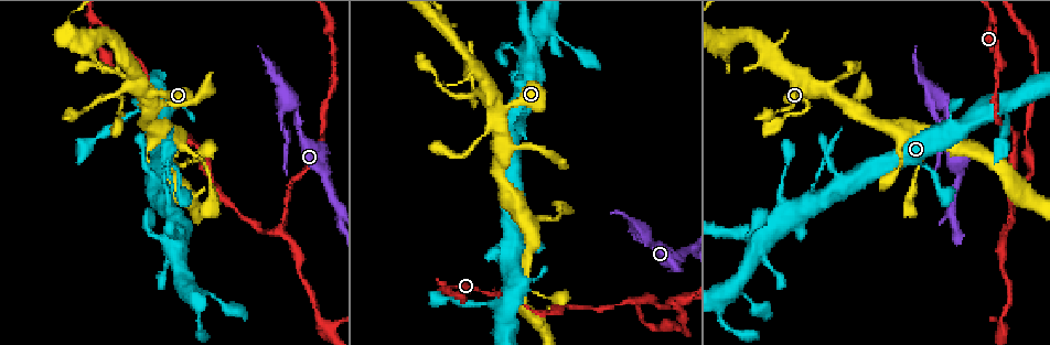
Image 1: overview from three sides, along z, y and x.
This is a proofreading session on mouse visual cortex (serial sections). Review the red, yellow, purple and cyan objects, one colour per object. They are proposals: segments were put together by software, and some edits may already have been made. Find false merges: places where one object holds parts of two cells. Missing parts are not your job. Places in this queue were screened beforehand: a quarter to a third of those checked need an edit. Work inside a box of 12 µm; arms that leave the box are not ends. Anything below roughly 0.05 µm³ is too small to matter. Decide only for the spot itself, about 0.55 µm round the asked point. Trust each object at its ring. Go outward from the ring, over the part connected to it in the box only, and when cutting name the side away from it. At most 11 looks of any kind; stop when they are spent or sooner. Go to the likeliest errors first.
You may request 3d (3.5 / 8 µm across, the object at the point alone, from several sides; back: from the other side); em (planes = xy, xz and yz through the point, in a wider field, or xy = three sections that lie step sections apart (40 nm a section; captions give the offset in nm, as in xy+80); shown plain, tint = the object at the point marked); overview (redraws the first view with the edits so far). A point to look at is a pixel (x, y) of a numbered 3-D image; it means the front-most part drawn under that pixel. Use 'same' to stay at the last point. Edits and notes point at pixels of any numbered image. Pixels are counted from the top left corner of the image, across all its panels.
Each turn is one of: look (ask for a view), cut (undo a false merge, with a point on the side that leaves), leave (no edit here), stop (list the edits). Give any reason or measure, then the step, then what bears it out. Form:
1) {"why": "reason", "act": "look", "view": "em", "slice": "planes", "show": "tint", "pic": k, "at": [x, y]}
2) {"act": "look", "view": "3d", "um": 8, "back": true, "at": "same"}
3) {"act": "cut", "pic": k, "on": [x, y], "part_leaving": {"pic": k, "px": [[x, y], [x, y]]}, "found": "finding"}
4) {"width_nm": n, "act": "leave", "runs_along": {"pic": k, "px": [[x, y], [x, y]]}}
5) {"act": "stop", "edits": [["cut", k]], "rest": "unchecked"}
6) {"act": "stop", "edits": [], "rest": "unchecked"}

{"act": "look", "view": "3d", "um": 3.5, "back": true, "pic": 1, "at": [278, 232]}

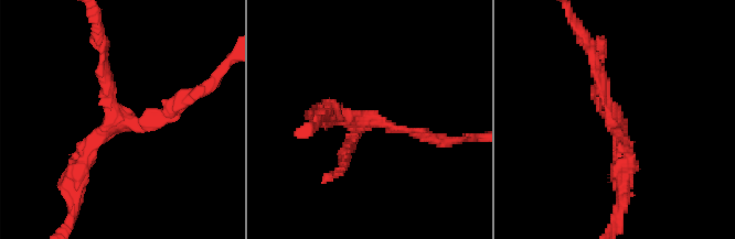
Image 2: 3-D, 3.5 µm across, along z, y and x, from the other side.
{"arms": 3, "arm_widths_nm": [150, 150, 250], "act": "look", "view": "em", "slice": "xy", "step": 1, "show": "plain", "pic": 2, "at": [367, 122]}

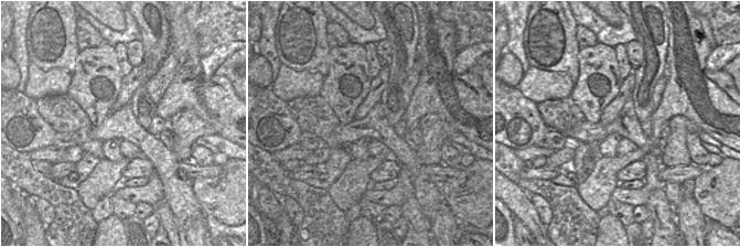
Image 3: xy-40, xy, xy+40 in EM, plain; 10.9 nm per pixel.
{"why": "with the object marked", "act": "look", "view": "em", "slice": "xy", "step": 1, "show": "tint", "at": "same"}

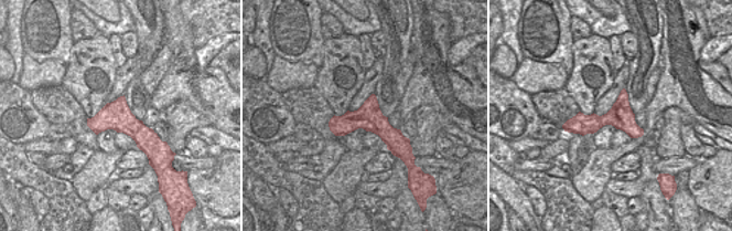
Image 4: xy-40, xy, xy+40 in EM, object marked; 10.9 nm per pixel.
{"width_nm": 280, "act": "leave", "runs_along": {"pic": 2, "px": [[183, 100], [123, 121], [102, 53]]}, "found": "continuous, no second cell"}

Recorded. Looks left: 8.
{"why": "sudden change in width", "act": "look", "view": "3d", "um": 3.5, "back": true, "pic": 1, "at": [486, 129]}

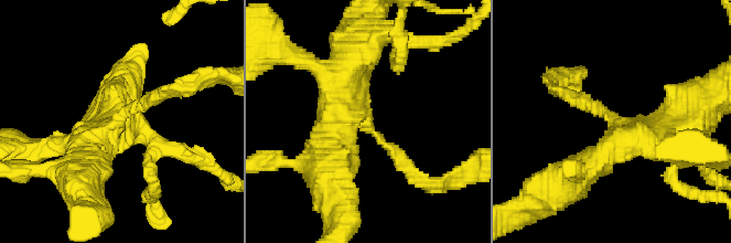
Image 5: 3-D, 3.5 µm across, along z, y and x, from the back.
{"arm_widths_nm": [200, 400], "act": "look", "view": "em", "slice": "planes", "show": "tint", "pic": 5, "at": [122, 117]}

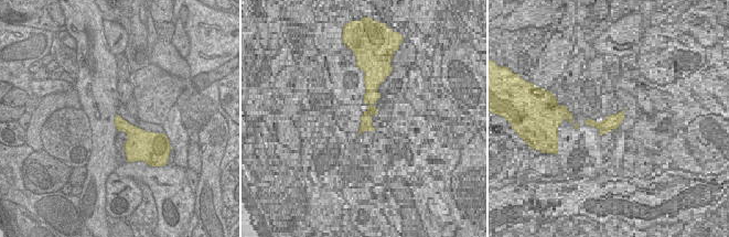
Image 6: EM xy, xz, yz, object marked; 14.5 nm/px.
{"act": "leave", "runs_along": {"pic": 5, "px": [[330, 75], [333, 104], [411, 171]]}, "found": "continuous, no second cell"}

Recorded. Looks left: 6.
{"why": "abrupt turn", "act": "look", "view": "3d", "um": 3.5, "pic": 1, "at": [170, 240]}

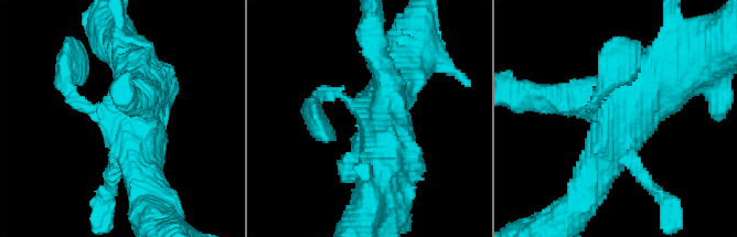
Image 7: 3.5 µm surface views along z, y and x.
{"why": "shape alone is not enough", "act": "look", "view": "em", "slice": "xy", "step": 5, "show": "tint", "pic": 7, "at": [364, 113]}

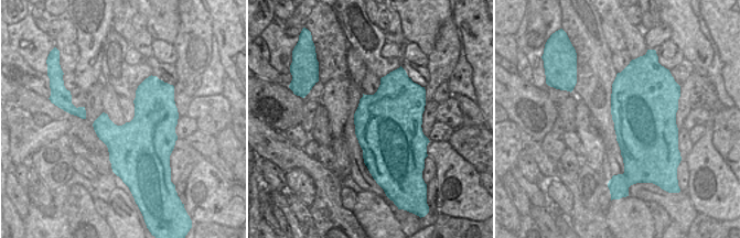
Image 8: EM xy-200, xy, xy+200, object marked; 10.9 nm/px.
{"act": "leave", "runs_along": {"pic": 7, "px": [[670, 68], [625, 109], [588, 183]]}, "found": "all the same cell"}

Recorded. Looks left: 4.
{"act": "look", "view": "em", "slice": "xy", "step": 2, "show": "tint", "pic": 1, "at": [653, 244]}

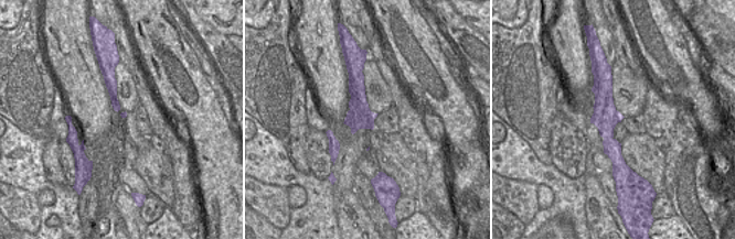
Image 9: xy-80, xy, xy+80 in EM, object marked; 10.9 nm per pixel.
{"why": "wider look", "act": "look", "view": "3d", "um": 3.5, "at": "same"}

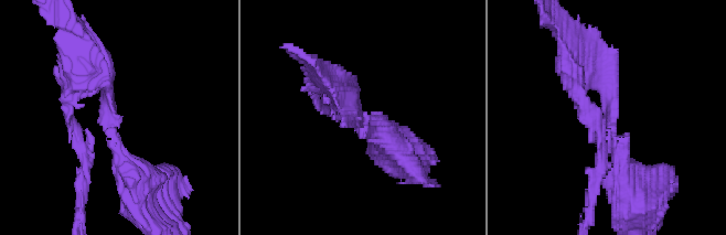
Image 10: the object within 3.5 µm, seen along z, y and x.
{"act": "cut", "pic": 10, "on": [328, 96], "part_leaving": {"pic": 10, "px": [[353, 121], [350, 96], [322, 82]]}, "found": "two cells meet here"}

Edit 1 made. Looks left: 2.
{"act": "stop", "edits": [["cut", 10]], "rest": "unchecked"}

